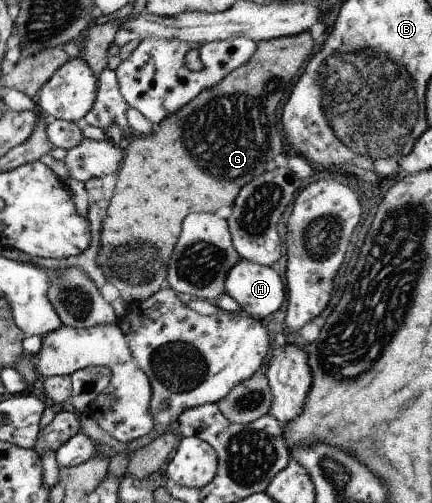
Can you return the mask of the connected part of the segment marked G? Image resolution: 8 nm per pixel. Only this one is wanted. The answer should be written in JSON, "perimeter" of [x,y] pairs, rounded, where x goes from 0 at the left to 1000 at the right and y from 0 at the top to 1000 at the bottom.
{"perimeter":[[[715,62],[692,66],[690,70],[600,82],[588,109],[563,131],[532,143],[495,173],[468,179],[458,191],[440,199],[440,203],[410,223],[396,225],[377,243],[368,245],[370,250],[366,250],[361,262],[352,262],[347,268],[310,272],[306,282],[301,282],[301,290],[287,300],[287,324],[282,336],[275,340],[255,408],[245,417],[245,435],[236,437],[234,497],[225,515],[225,525],[241,539],[248,561],[278,579],[278,590],[289,596],[296,606],[350,592],[382,569],[391,519],[403,499],[407,477],[412,477],[412,465],[417,465],[417,445],[421,445],[421,437],[431,433],[431,425],[440,425],[440,421],[500,421],[500,417],[514,414],[514,410],[537,410],[544,402],[542,394],[551,390],[556,378],[569,366],[576,366],[588,354],[618,342],[616,330],[620,330],[620,322],[648,318],[657,308],[657,270],[653,270],[648,258],[644,258],[644,231],[639,231],[644,207],[653,203],[657,183],[662,183],[662,175],[671,171],[671,163],[690,151],[690,143],[694,143],[699,127],[708,123],[708,115],[720,111],[722,95],[727,95],[727,83],[722,82],[722,72]]]}

